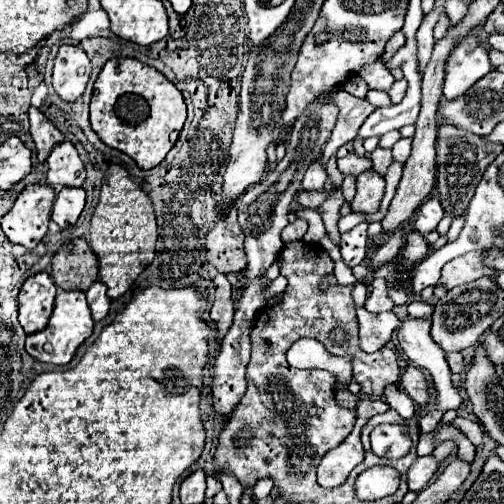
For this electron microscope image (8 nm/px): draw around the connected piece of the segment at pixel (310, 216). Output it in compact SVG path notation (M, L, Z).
M304 208L302 210L295 211L295 213L297 217L308 221L308 231L304 235L304 242L318 243L320 239L326 235L326 229L319 211Z

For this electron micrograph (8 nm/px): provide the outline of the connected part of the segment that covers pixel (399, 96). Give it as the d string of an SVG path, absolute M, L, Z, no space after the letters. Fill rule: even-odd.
M402 78L392 85L392 91L388 91L388 95L392 97L394 103L400 103L406 94L407 88L408 82L405 78Z

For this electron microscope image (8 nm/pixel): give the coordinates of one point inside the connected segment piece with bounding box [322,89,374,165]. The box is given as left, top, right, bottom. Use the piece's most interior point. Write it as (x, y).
(353, 111)

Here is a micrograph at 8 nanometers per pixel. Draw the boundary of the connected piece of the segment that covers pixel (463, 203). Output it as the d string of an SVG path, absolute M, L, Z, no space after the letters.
M440 123L438 125L438 141L436 141L436 169L438 169L438 191L440 191L440 201L444 209L450 209L452 215L464 213L468 207L476 185L482 179L484 169L502 153L502 145L496 145L480 135L472 135L466 129L454 127L450 123Z

